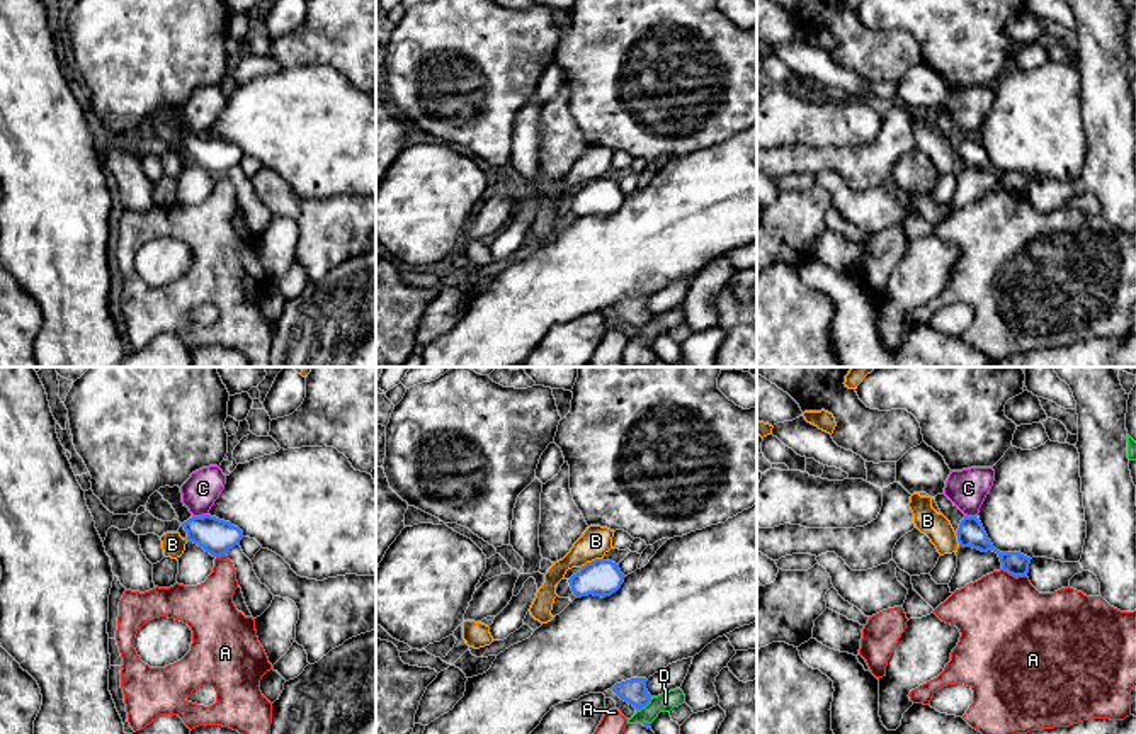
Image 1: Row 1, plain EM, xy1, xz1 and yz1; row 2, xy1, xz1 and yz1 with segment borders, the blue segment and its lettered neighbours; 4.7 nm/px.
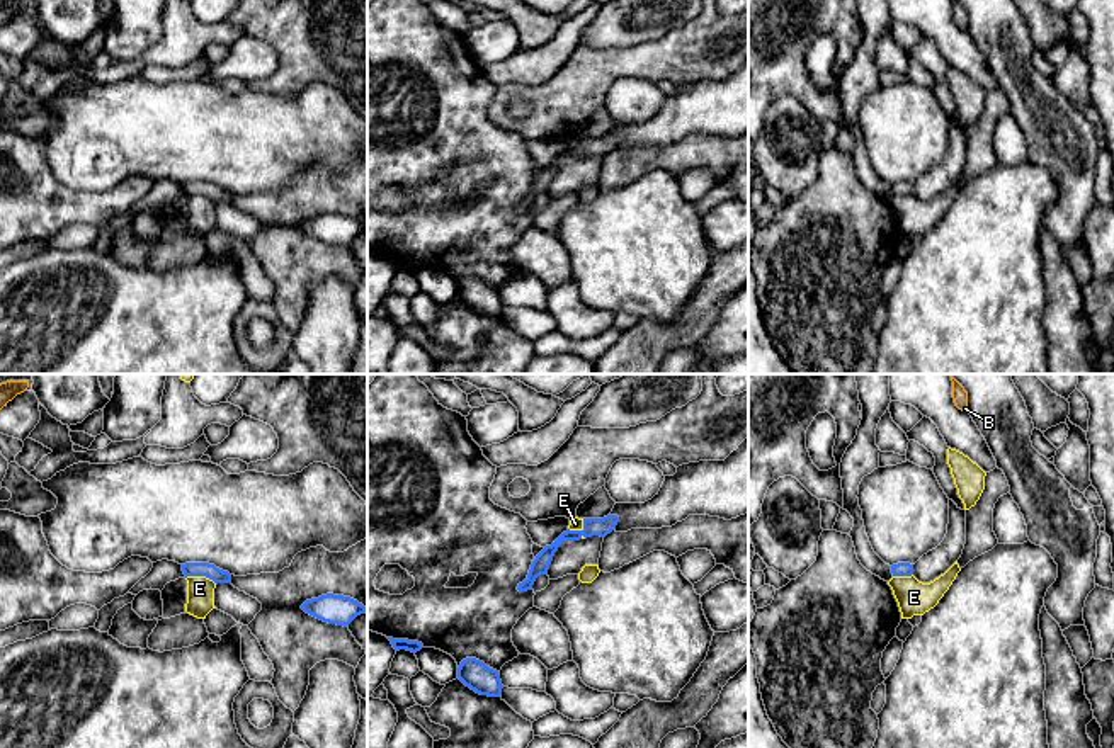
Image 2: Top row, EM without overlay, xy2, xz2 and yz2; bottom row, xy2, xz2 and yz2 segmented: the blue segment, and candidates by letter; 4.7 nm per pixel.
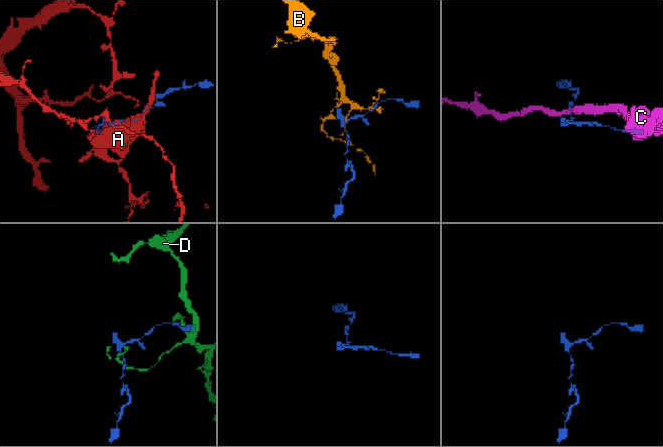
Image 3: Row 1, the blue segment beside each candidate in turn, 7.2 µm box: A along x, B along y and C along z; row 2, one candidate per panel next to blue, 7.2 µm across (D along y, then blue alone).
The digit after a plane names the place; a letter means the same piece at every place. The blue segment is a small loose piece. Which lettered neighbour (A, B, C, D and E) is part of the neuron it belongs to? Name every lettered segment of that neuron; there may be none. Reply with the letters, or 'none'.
none

